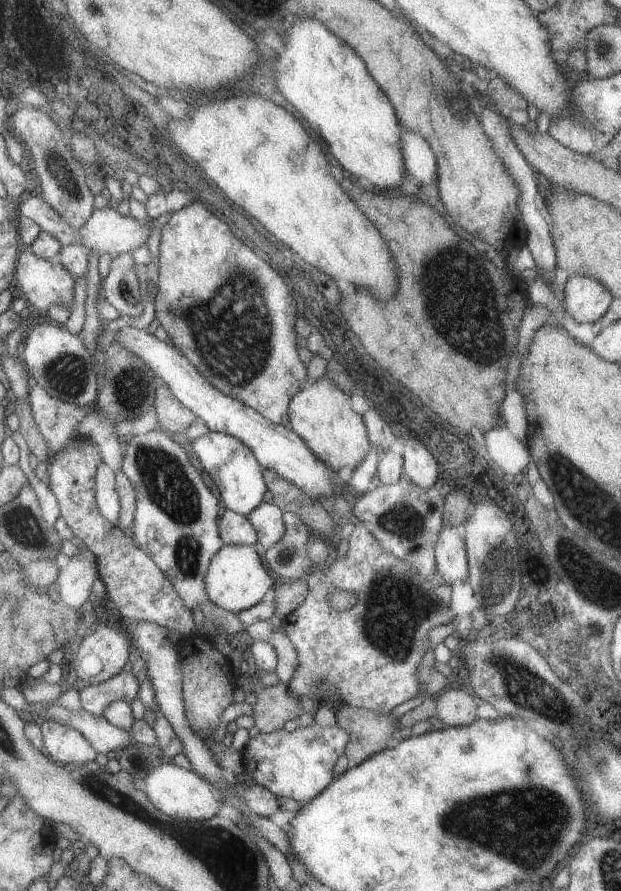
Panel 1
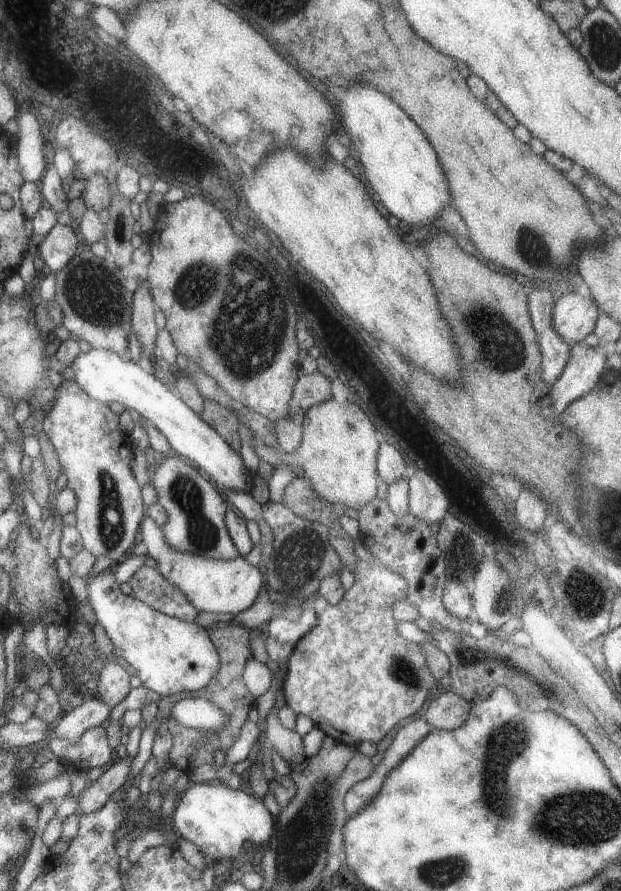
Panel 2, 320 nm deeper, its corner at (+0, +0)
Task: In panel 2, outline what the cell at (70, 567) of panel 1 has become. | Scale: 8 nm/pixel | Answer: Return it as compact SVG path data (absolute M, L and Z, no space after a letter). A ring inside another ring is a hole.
M63 380L57 400L53 408L47 411L44 418L44 431L50 436L57 449L60 461L67 476L67 486L71 487L78 498L76 526L81 532L84 548L90 550L96 557L109 556L113 563L127 557L136 545L137 534L142 530L142 522L147 515L147 505L141 496L141 486L133 474L131 462L125 451L130 444L130 437L119 426L119 414L115 414L107 404L91 398L81 386L73 380Z

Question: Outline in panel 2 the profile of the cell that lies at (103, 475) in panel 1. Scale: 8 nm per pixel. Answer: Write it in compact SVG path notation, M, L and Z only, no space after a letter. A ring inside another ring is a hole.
M148 514L142 522L143 541L149 546L151 562L175 585L178 586L201 613L240 613L251 608L263 591L263 572L243 555L235 560L222 561L206 556L187 553L170 547L163 527Z

